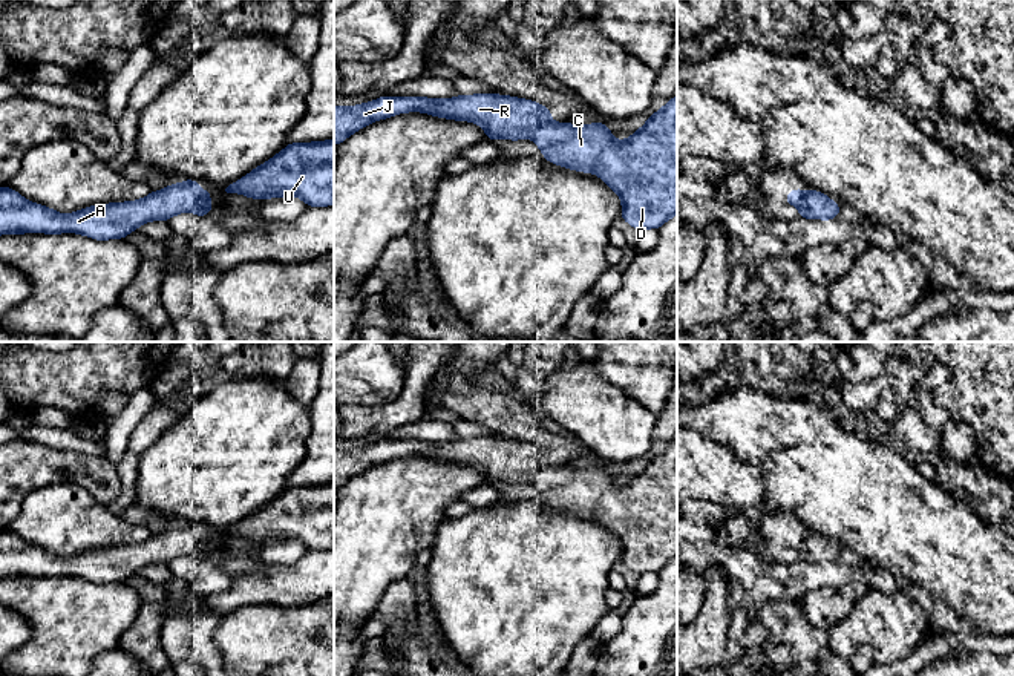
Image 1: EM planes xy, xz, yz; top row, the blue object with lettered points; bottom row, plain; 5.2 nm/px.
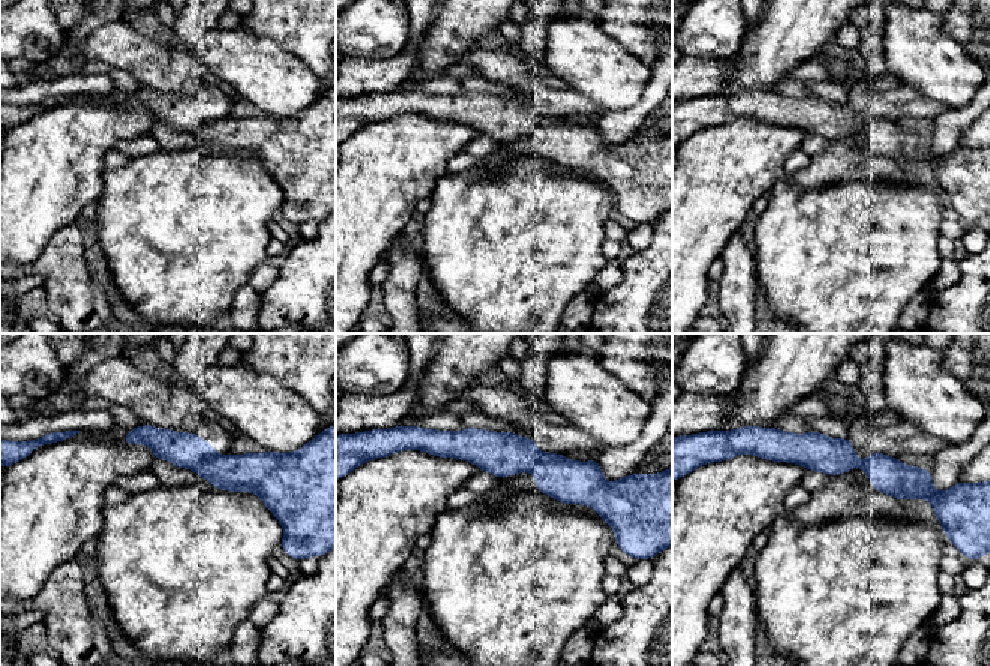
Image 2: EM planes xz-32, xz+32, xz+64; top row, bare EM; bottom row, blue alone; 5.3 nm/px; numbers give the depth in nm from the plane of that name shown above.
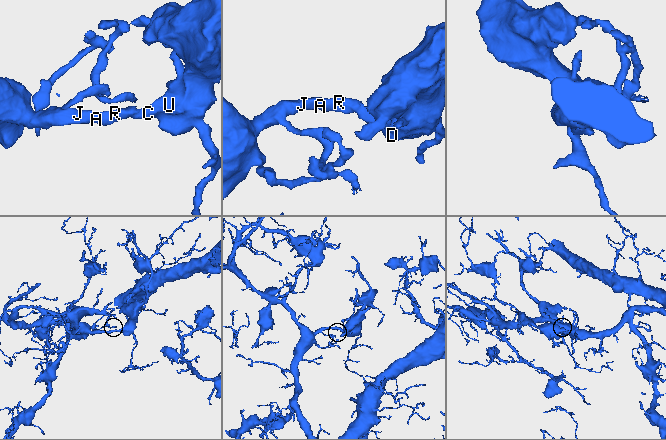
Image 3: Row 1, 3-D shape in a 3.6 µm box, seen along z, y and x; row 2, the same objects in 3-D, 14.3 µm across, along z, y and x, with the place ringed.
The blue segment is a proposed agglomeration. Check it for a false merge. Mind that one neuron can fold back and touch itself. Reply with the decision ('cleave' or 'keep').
keep

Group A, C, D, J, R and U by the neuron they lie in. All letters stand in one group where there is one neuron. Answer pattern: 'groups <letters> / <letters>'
groups A C D J R U

